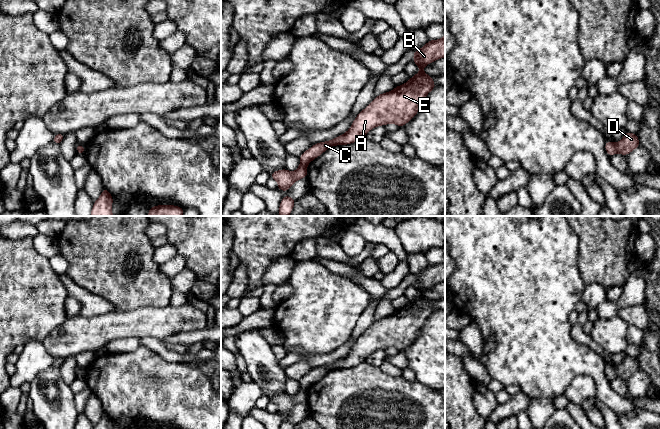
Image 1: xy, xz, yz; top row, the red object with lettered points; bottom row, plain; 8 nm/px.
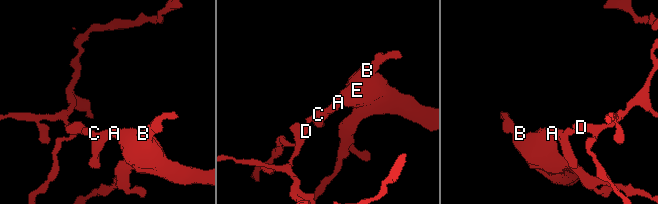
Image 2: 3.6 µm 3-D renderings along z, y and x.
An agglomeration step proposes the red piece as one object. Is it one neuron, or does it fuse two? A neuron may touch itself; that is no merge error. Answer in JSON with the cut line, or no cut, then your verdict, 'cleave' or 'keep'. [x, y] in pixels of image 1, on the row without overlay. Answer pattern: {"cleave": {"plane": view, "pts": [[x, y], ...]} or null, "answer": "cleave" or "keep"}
{"cleave": null, "answer": "keep"}

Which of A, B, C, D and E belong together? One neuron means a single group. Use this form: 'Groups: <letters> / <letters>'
Groups: A B C D E

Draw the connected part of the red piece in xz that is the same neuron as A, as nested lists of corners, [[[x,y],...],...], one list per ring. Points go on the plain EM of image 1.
[[[445,258],[441,263],[429,264],[421,273],[414,275],[413,286],[420,295],[403,309],[396,310],[392,315],[379,318],[353,345],[350,353],[330,364],[313,368],[300,380],[300,389],[294,396],[287,393],[274,395],[270,401],[278,406],[281,415],[287,415],[299,403],[307,402],[307,389],[320,380],[331,370],[347,369],[365,362],[371,353],[394,347],[403,351],[418,337],[419,330],[426,319],[437,309],[433,301],[423,296],[424,290],[445,281]]]

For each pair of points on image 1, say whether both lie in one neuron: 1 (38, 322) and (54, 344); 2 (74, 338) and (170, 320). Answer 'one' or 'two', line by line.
1: two
2: one

